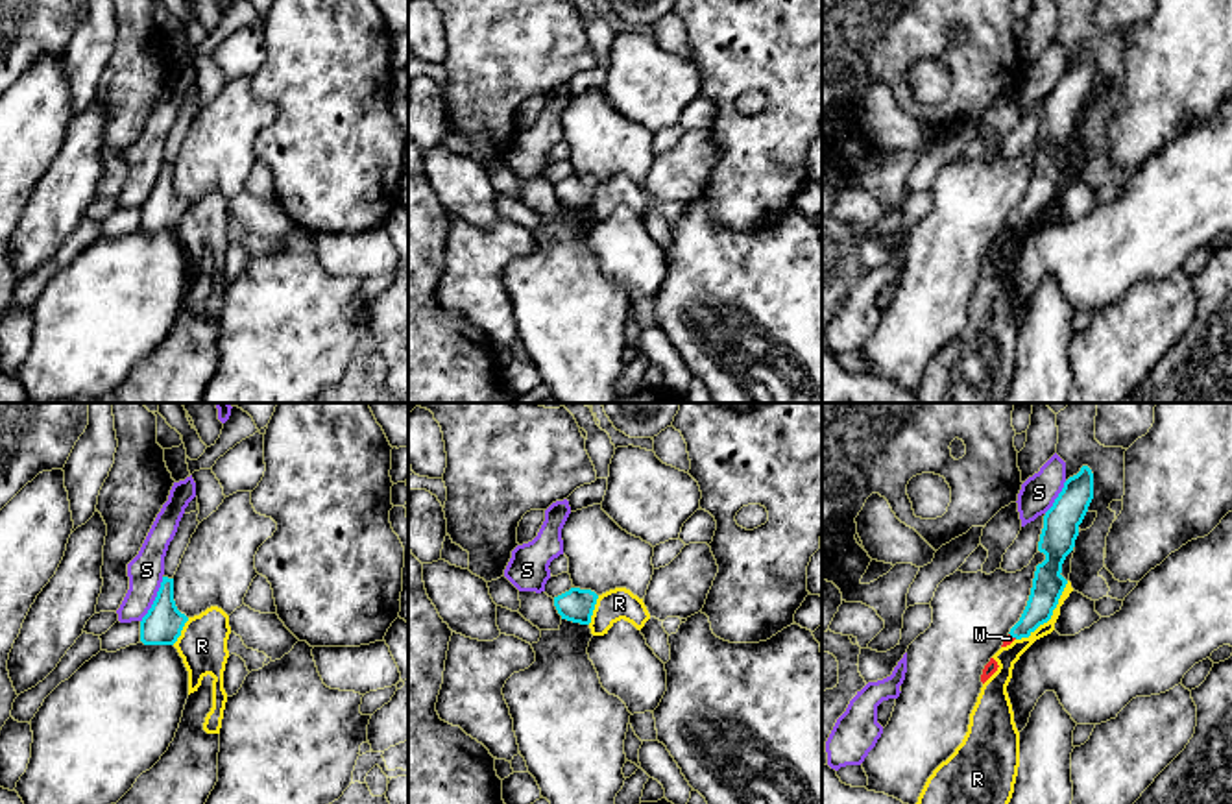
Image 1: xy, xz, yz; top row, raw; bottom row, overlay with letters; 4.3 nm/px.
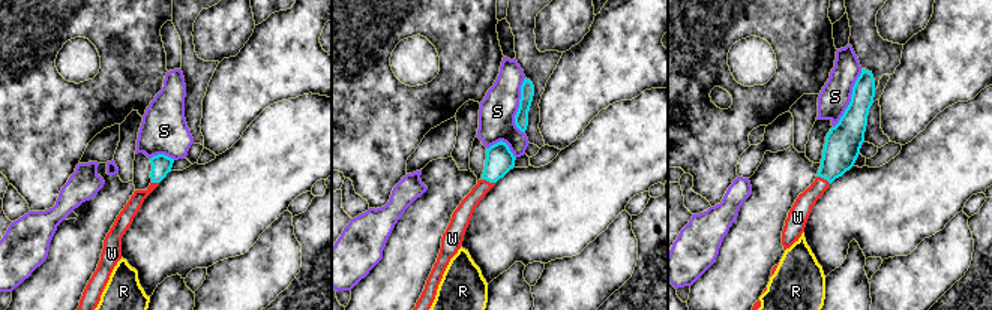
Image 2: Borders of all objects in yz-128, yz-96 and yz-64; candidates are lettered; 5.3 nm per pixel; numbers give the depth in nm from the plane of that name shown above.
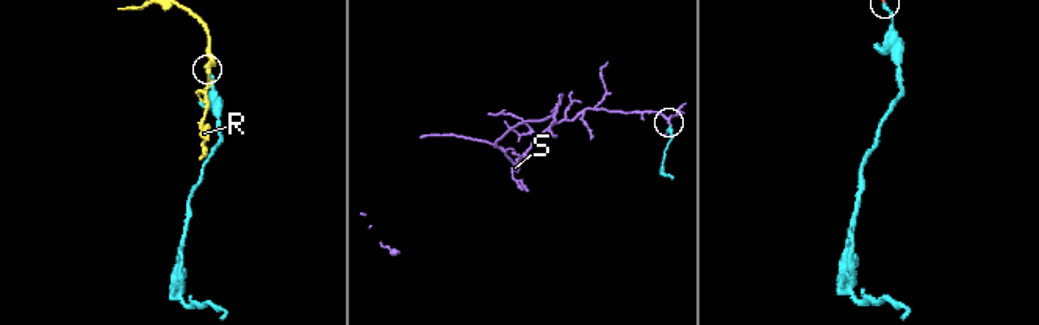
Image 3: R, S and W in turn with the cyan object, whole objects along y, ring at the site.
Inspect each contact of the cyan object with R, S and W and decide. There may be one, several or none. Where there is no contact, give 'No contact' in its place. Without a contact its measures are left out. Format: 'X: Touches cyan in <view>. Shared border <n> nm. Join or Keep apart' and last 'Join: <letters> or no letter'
R: Touches cyan in yz. Shared border 340 nm. Keep apart
S: Touches cyan in xy. Shared border 220 nm. Keep apart
W: Touches cyan in yz. Shared border 50 nm. Join
Join: W

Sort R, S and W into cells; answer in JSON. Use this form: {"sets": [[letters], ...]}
{"sets": [["R"], ["S"], ["W"]]}

